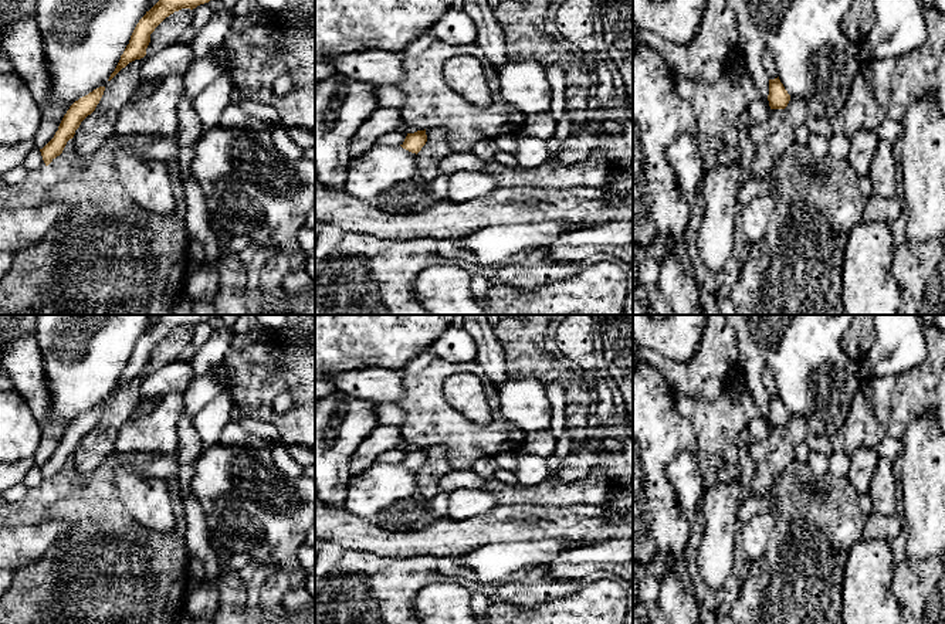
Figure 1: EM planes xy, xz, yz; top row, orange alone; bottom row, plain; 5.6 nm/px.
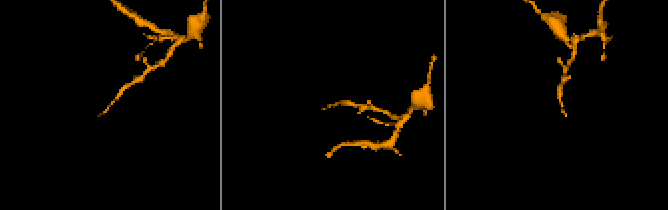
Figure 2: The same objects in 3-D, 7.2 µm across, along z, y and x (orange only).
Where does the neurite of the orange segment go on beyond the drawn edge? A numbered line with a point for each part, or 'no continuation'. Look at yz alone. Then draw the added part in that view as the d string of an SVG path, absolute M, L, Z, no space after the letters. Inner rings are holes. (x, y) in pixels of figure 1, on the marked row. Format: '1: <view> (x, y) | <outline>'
no continuation

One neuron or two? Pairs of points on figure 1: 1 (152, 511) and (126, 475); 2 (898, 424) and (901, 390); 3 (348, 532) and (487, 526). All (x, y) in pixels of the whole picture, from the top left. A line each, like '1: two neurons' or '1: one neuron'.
1: one neuron
2: one neuron
3: one neuron

